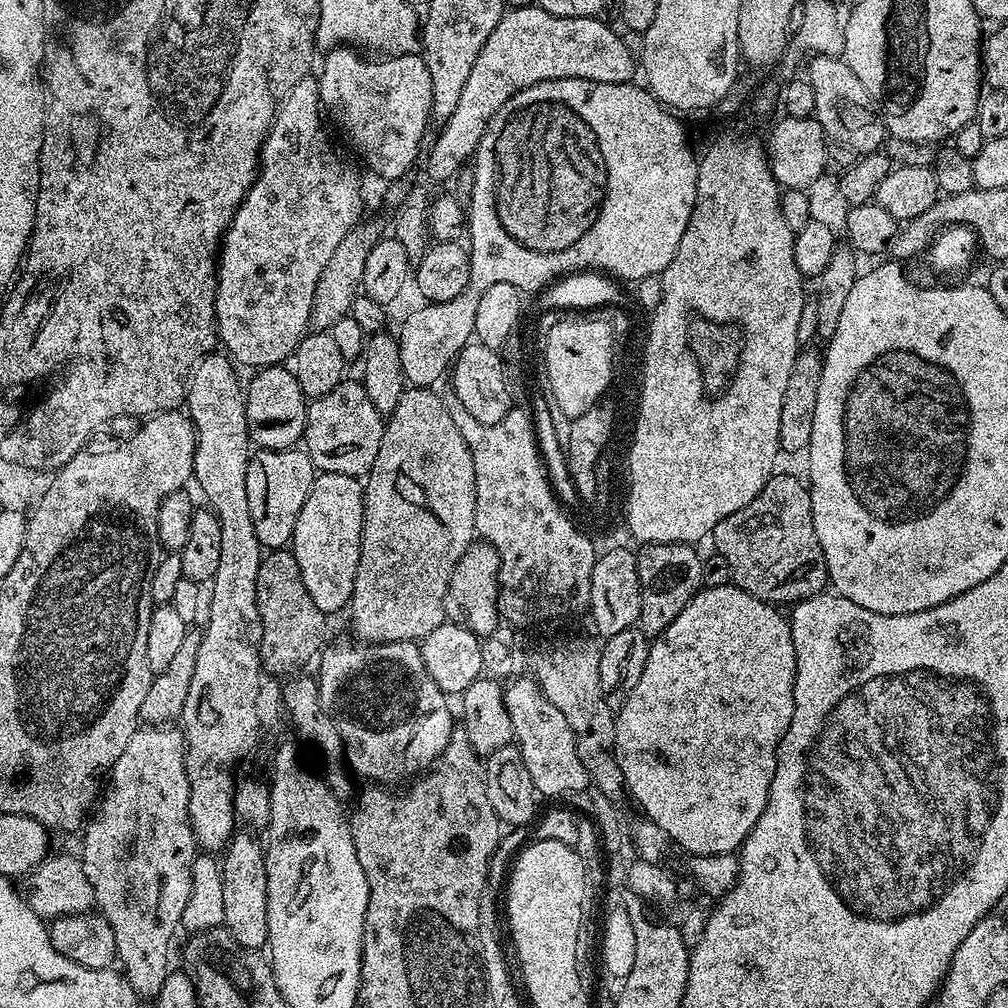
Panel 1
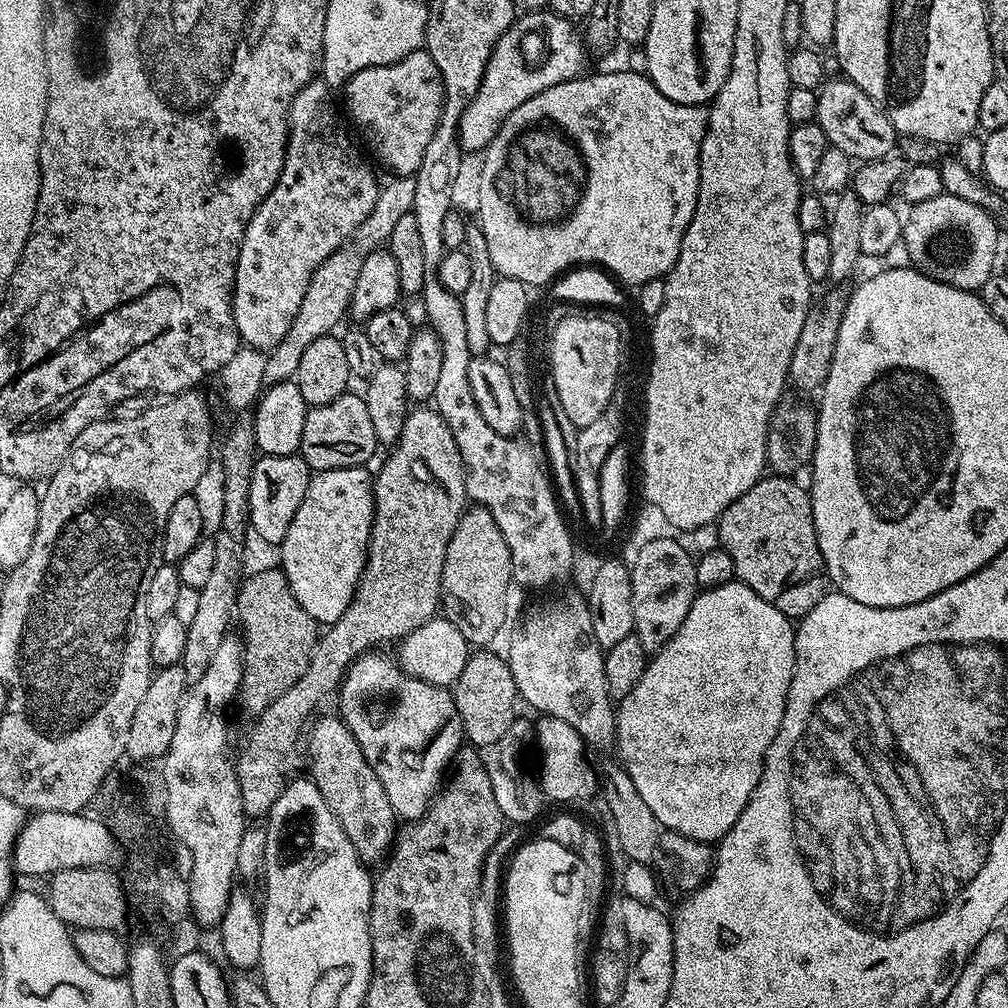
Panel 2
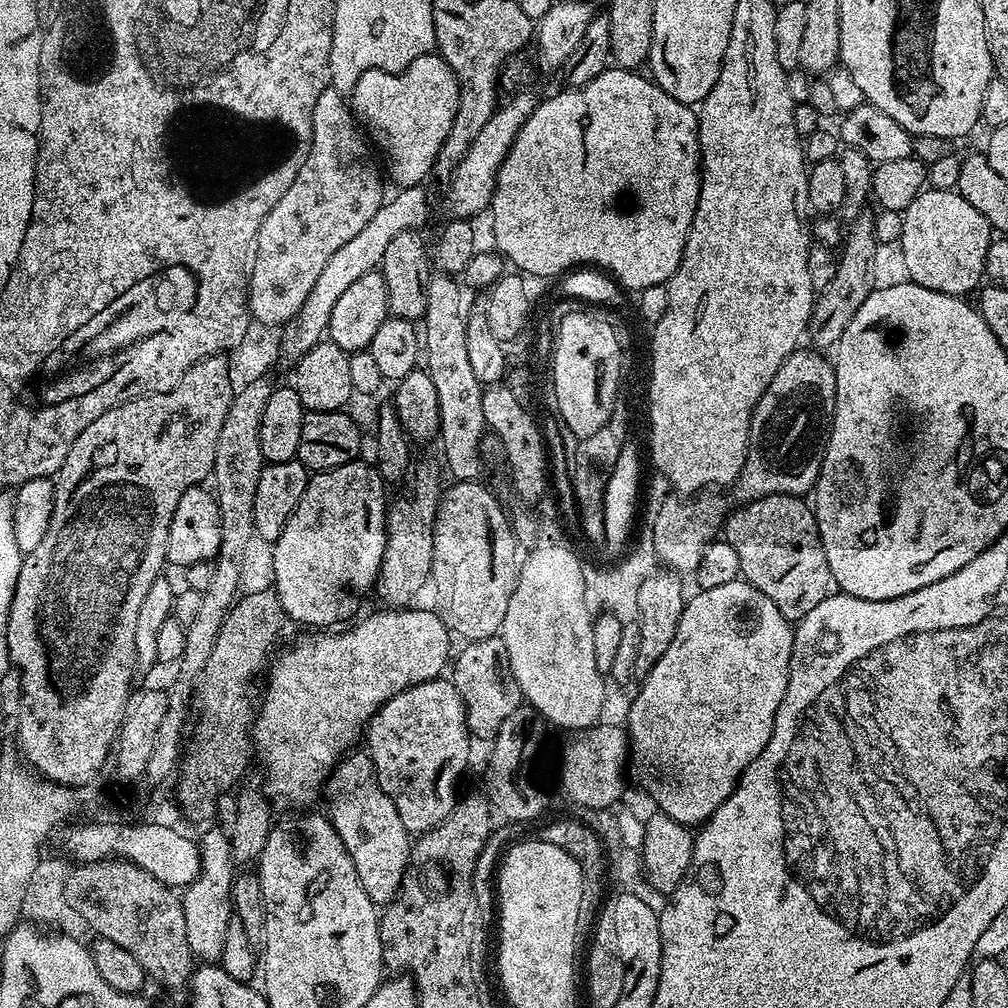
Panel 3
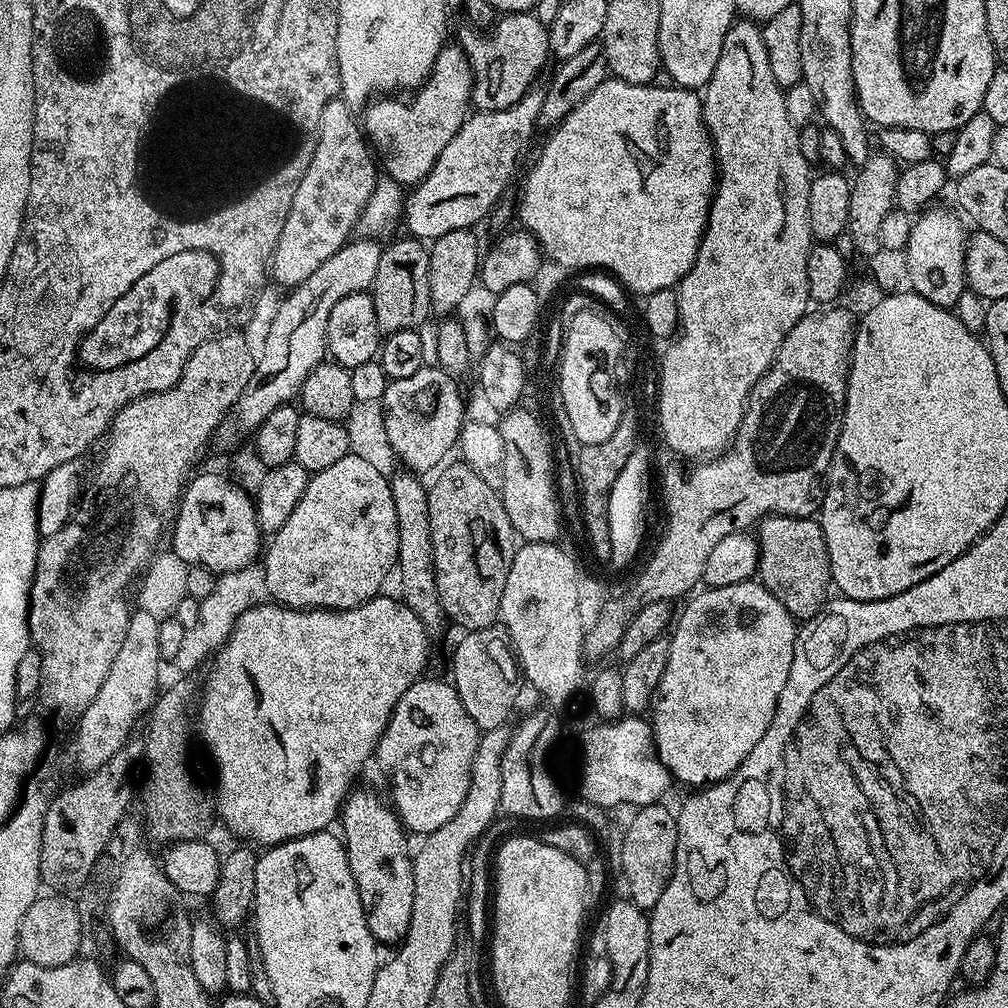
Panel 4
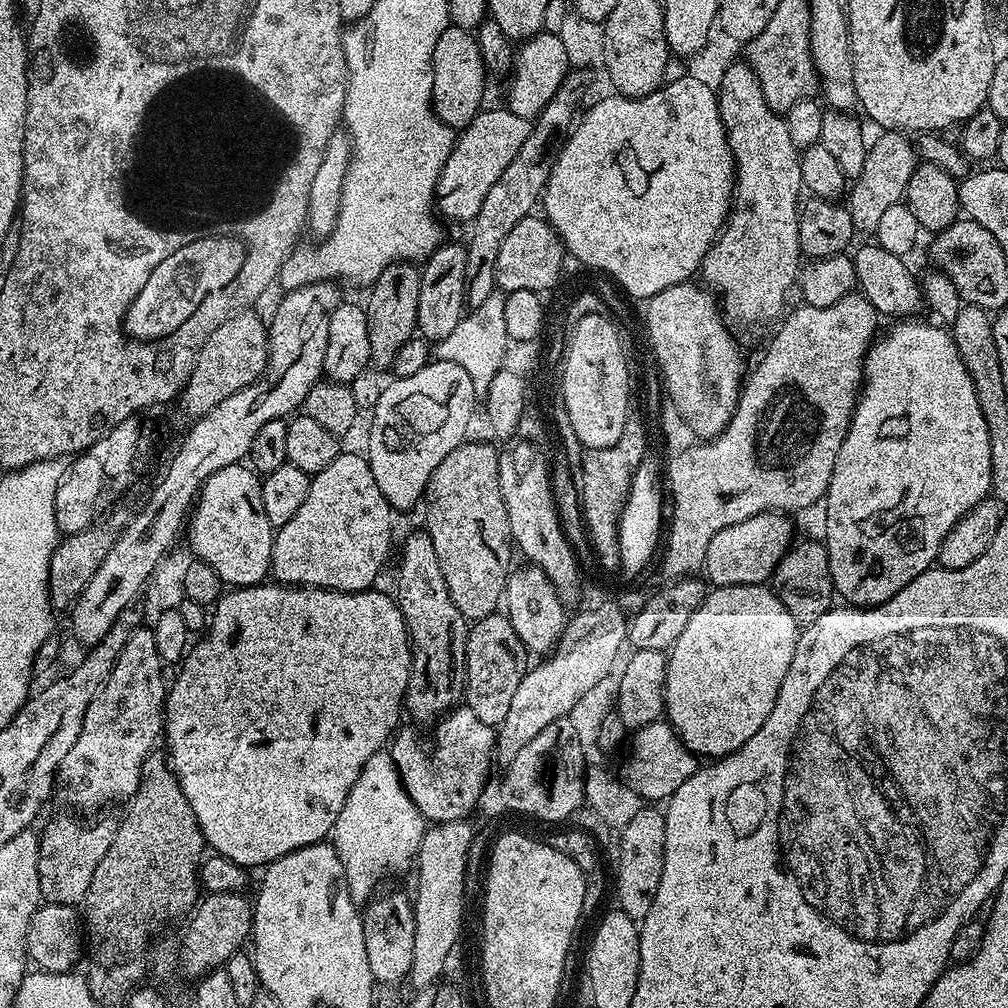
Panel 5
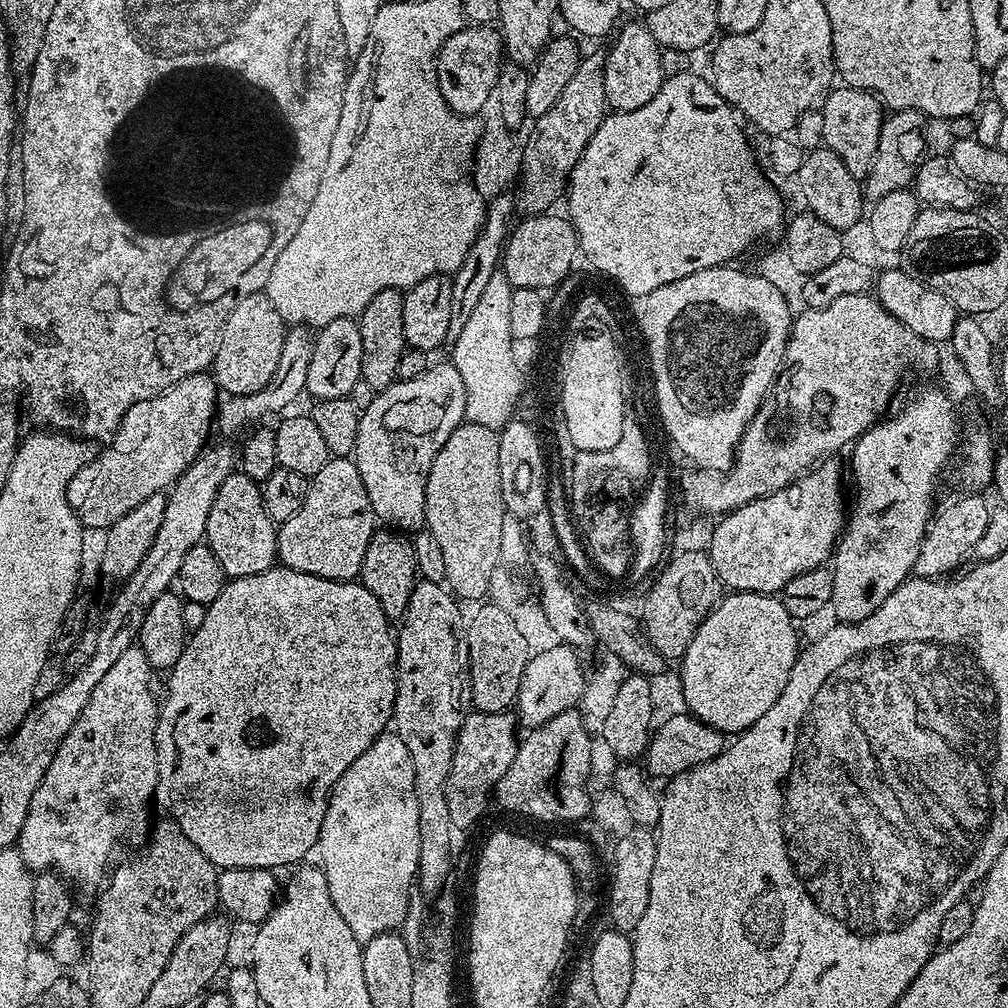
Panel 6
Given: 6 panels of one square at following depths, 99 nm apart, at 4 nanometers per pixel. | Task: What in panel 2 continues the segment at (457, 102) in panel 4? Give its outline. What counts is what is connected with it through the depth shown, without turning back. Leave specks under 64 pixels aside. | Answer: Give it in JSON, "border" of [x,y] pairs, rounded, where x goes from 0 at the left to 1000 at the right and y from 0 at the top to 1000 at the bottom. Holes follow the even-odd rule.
{"border":[[[423,50],[408,52],[390,63],[373,63],[369,67],[351,73],[339,88],[341,99],[345,102],[345,115],[353,122],[355,130],[361,134],[365,147],[394,176],[412,176],[415,165],[419,165],[419,153],[423,144],[431,137],[435,117],[440,104],[440,82],[431,58]]]}

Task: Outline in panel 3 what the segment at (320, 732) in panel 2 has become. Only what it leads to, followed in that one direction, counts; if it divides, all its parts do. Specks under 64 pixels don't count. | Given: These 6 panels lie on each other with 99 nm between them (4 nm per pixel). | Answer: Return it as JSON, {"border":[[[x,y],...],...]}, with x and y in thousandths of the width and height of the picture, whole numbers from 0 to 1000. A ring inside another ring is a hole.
{"border":[[[350,744],[337,752],[323,779],[323,794],[324,790],[323,809],[329,814],[335,831],[339,831],[339,839],[343,839],[347,855],[351,855],[359,883],[363,883],[370,897],[386,897],[403,873],[401,868],[405,865],[405,849],[407,853],[407,826],[403,819],[399,819],[399,812],[395,812],[395,804],[391,804],[387,788],[383,788],[373,774],[371,756],[364,745]]]}

